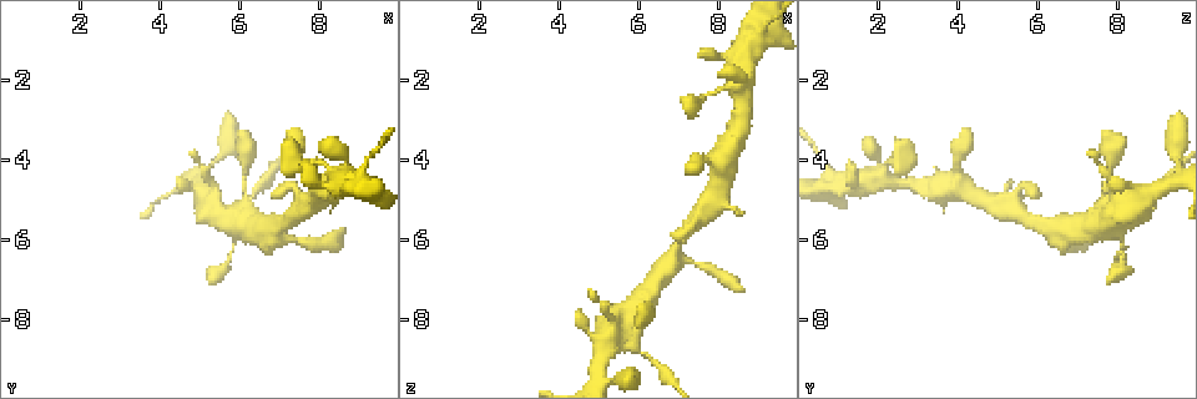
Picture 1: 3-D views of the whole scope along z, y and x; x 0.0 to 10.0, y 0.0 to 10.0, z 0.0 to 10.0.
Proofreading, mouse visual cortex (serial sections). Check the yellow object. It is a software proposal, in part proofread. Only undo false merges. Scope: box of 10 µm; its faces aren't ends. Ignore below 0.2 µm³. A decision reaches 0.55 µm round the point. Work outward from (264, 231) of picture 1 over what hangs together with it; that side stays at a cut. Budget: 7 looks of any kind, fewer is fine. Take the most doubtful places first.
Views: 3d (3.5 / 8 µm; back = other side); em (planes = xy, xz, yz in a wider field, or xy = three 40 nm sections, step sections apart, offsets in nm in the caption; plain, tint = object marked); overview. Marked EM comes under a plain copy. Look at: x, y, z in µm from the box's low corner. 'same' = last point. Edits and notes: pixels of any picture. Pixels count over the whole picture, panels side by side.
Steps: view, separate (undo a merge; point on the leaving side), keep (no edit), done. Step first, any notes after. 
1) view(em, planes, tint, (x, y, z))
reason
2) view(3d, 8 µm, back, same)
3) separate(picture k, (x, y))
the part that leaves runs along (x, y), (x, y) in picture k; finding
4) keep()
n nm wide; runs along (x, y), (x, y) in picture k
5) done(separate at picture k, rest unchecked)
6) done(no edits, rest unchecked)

view(3d, 3.5 µm, (9.10, 4.70, 0.75))
sharp bend

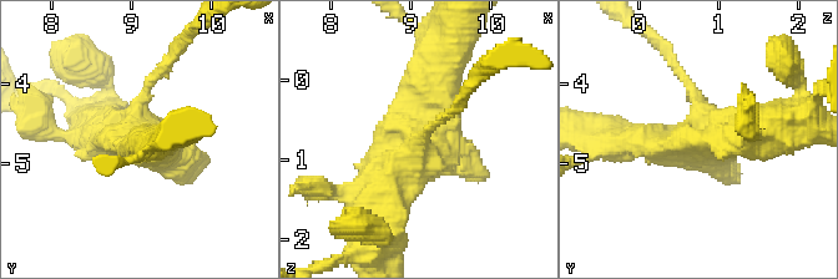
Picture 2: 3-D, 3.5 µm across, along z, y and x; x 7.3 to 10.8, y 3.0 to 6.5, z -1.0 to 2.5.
view(em, xy, step 3, tint, (9.10, 4.70, 0.75))
now the EM

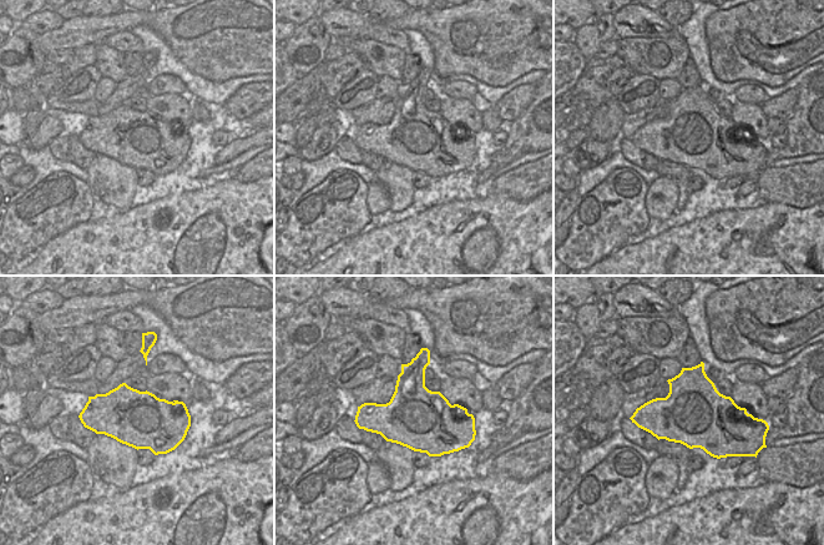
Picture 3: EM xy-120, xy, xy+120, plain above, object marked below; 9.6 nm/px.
keep()
runs along (375, 224), (442, 87) in picture 2; one cell here

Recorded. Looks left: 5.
view(3d, 8 µm, (6.00, 5.65, 7.60))
calibre changes

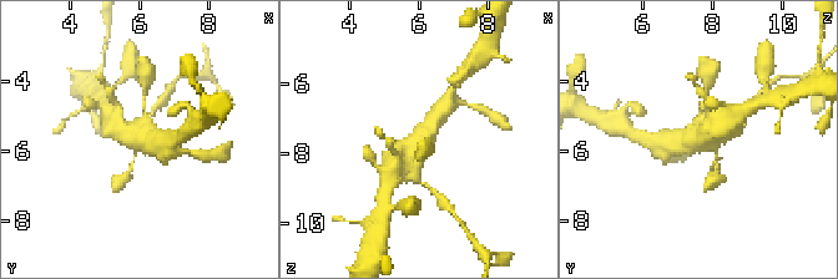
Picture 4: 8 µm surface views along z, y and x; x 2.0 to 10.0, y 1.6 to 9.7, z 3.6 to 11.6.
view(em, xy, step 5, tint, same)

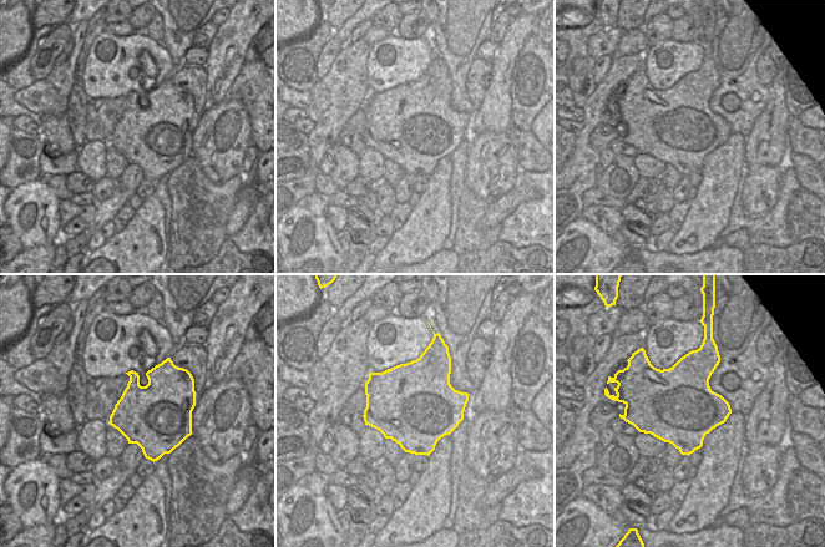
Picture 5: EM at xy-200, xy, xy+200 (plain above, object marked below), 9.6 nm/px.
keep()
800 nm wide; runs along (442, 112), (424, 136), (394, 163) in picture 4; continuous, no second cell

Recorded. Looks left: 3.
view(3d, 3.5 µm, (4.95, 4.65, 9.25))

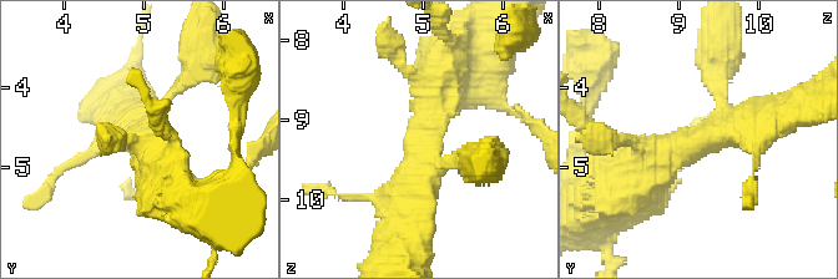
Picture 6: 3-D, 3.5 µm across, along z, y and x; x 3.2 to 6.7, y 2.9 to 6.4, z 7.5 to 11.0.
view(em, xy, step 2, tint, (4.95, 4.70, 9.30))

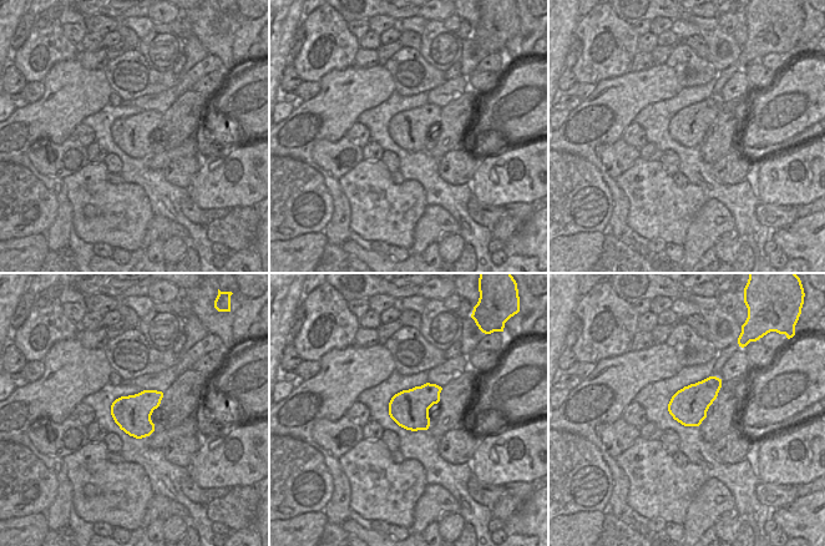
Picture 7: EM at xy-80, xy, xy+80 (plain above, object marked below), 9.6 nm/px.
keep()
runs along (639, 176), (725, 118), (715, 80) in picture 6; continuous, no second cell

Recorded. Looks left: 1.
done(no edits, rest unchecked)

